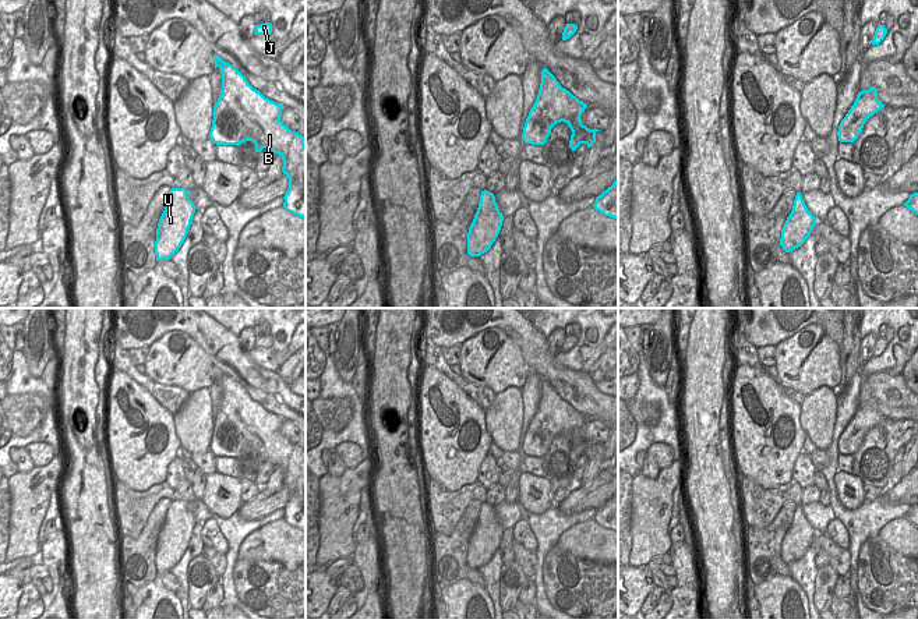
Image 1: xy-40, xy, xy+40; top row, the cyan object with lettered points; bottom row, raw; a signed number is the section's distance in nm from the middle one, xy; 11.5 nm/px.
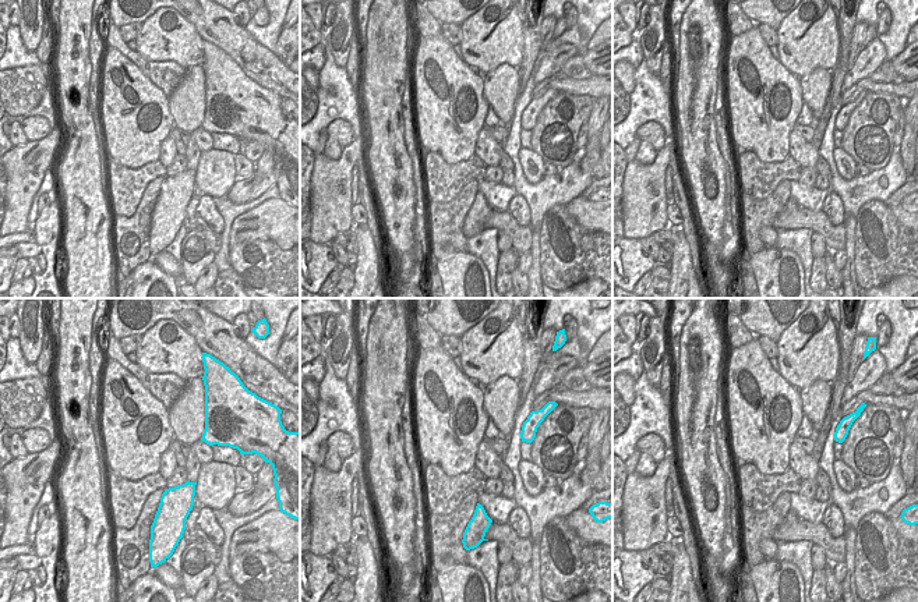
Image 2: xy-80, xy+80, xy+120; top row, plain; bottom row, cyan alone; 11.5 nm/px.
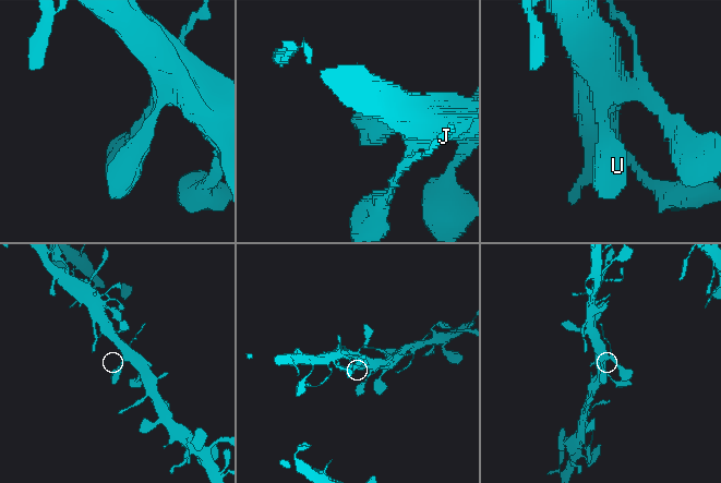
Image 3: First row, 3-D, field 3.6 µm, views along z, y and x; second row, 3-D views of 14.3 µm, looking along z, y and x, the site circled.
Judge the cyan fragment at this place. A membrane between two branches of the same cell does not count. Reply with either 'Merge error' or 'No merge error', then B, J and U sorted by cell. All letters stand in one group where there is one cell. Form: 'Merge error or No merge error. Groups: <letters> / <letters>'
Merge error. Groups: B U / J.

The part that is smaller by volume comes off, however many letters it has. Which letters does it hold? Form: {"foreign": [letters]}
{"foreign": ["J"]}

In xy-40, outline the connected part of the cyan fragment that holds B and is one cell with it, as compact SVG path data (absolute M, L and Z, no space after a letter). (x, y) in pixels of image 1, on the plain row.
M215 368L215 381L222 385L222 403L213 418L213 432L209 452L219 446L222 429L240 428L240 441L234 446L239 457L251 453L255 464L264 460L279 466L283 473L282 484L289 489L283 520L306 533L306 456L304 449L289 442L280 434L283 418L265 410L254 402L246 389L232 376Z

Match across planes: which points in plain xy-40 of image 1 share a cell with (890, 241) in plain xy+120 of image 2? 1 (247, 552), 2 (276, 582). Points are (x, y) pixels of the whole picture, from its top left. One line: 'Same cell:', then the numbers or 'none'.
Same cell: 2

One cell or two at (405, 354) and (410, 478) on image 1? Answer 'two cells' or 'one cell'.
one cell

